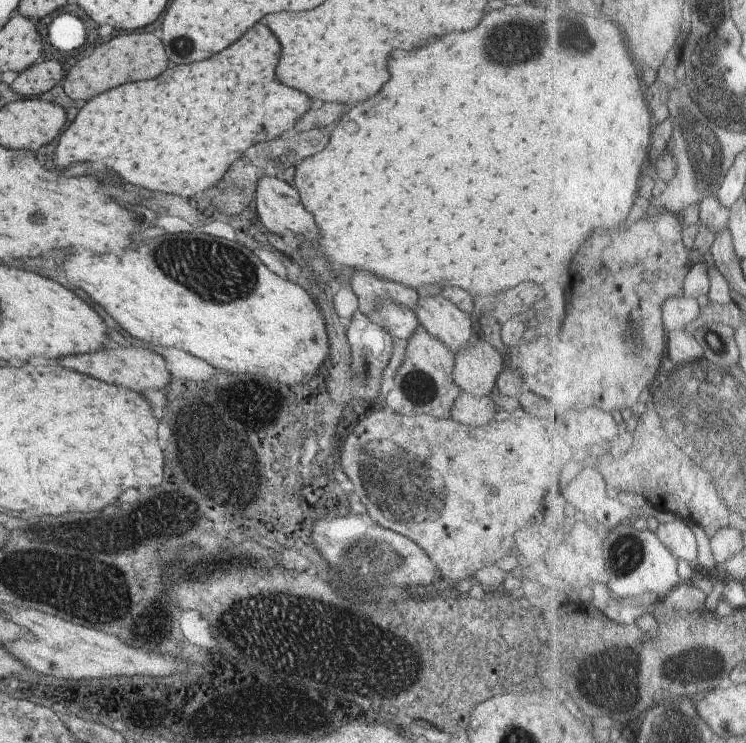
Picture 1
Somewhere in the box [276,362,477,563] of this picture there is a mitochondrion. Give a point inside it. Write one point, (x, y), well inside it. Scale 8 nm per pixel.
(417, 504)

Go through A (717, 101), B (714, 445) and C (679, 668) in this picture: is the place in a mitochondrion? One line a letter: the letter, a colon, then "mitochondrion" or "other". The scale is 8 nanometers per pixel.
A: mitochondrion
B: mitochondrion
C: other

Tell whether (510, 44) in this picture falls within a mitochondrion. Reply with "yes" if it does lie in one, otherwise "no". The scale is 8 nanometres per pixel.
yes

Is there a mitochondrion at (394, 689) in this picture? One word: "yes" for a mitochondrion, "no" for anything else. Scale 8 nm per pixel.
yes

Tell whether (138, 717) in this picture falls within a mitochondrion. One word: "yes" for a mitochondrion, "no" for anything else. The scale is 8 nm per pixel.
no

